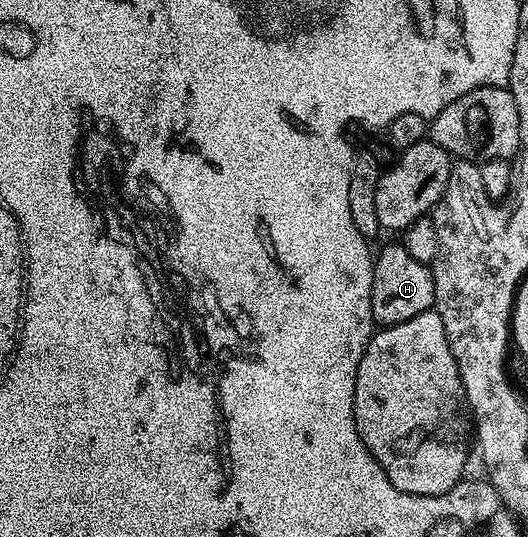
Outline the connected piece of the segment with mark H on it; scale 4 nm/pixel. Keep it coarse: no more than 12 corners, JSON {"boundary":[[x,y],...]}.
{"boundary":[[403,244],[372,262],[372,320],[414,320],[436,304],[432,271]]}

